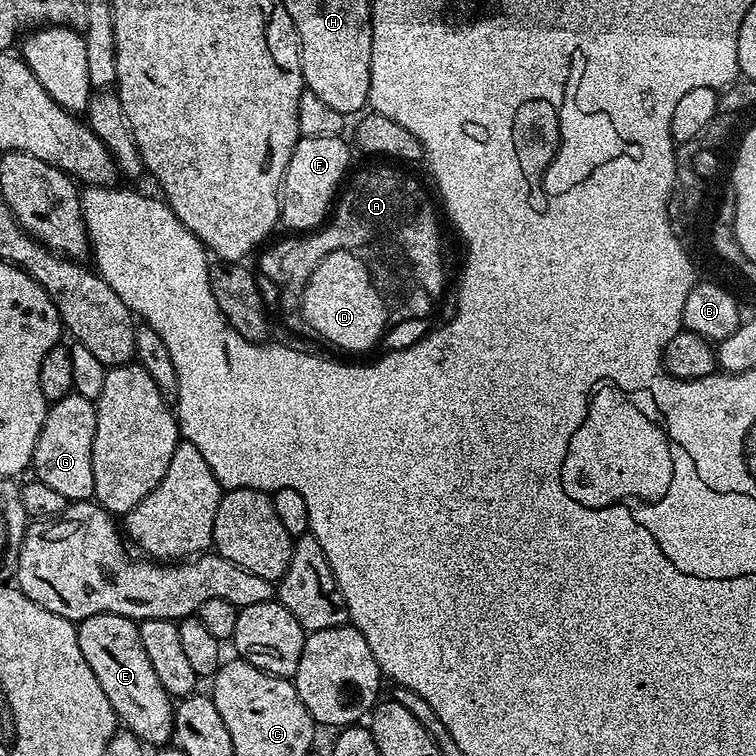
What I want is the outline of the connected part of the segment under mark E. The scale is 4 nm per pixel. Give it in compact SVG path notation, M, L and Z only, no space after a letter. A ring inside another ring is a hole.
M103 612L79 621L76 633L78 650L82 650L82 658L86 658L90 670L94 670L98 686L102 686L106 698L110 698L110 706L114 706L117 721L145 745L167 745L173 739L174 700L162 682L158 682L154 666L150 666L150 658L142 646L139 623L122 614Z

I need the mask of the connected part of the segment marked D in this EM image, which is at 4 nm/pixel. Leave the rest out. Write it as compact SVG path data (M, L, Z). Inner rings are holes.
M346 249L328 253L310 274L299 309L303 322L313 327L317 337L348 352L364 352L374 347L384 332L384 323L390 320L389 309L384 309L385 297L373 273L368 273L358 257L355 251Z

